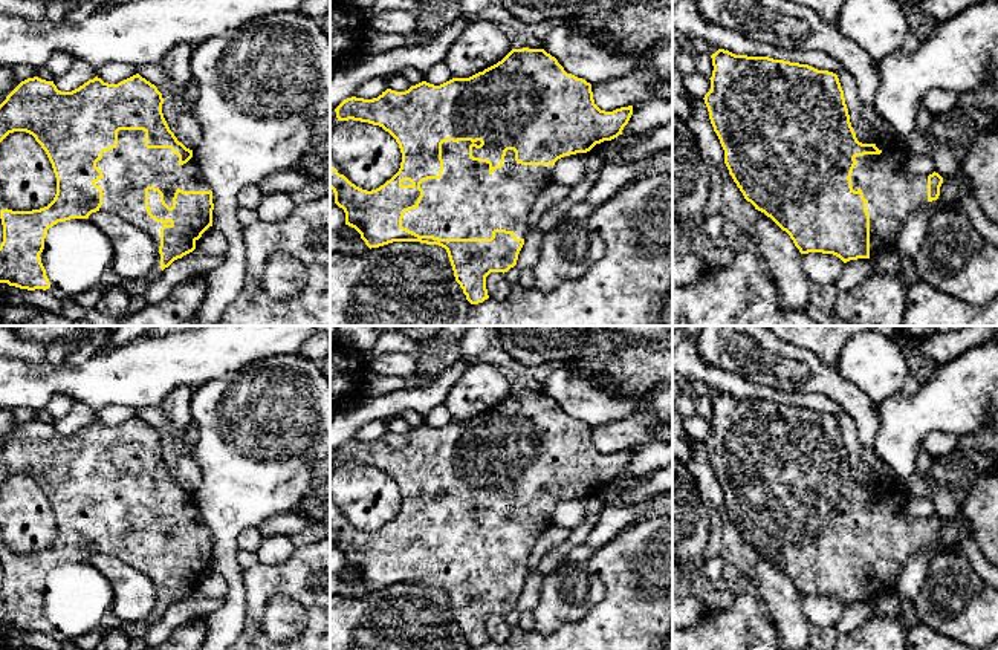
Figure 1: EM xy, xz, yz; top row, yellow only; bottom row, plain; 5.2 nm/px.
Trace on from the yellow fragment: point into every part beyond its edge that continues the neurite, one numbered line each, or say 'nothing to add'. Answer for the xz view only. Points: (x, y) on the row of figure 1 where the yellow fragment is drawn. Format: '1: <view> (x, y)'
1: xz (466, 202)

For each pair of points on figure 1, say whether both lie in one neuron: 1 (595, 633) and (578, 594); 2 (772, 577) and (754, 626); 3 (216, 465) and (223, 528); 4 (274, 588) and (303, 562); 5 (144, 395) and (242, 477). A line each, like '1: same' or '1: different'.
1: different
2: different
3: same
4: same
5: different

